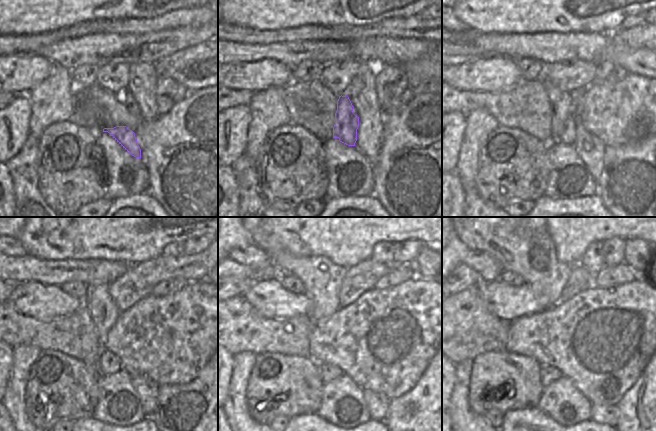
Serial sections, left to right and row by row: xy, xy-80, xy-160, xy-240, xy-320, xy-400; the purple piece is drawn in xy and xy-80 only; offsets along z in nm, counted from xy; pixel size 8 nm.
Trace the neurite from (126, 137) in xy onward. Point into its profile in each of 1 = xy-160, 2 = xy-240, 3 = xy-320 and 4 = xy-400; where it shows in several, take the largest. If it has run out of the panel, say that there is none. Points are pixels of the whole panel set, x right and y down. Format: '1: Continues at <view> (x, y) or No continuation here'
1: Continues at xy-160 (561, 102)
2: Continues at xy-240 (103, 311)
3: Continues at xy-320 (322, 279)
4: Continues at xy-400 (517, 237)

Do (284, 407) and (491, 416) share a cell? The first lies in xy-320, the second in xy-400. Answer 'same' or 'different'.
different

